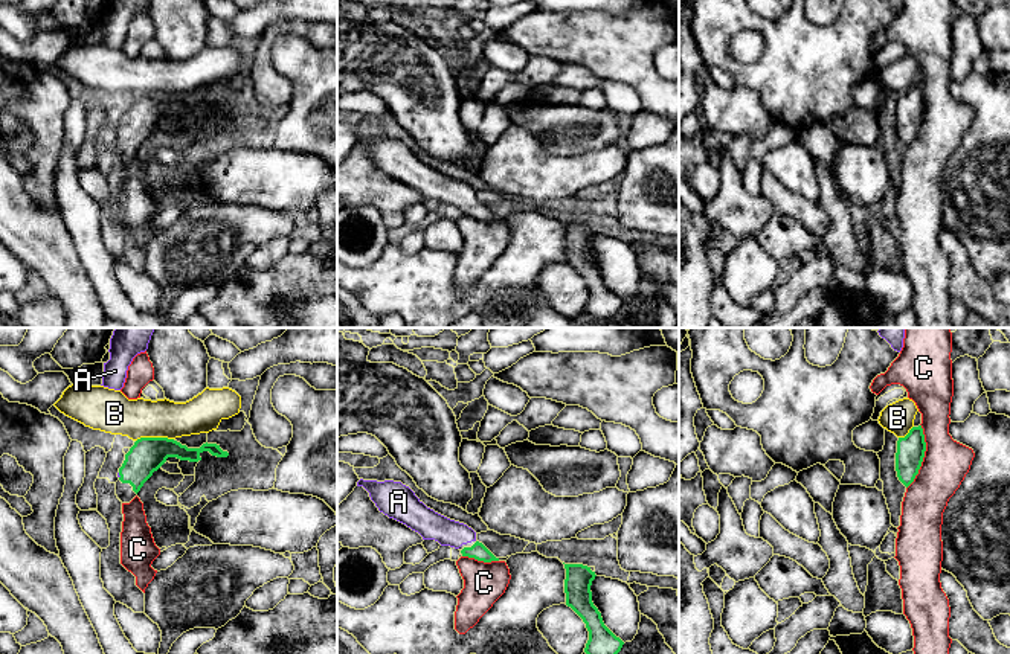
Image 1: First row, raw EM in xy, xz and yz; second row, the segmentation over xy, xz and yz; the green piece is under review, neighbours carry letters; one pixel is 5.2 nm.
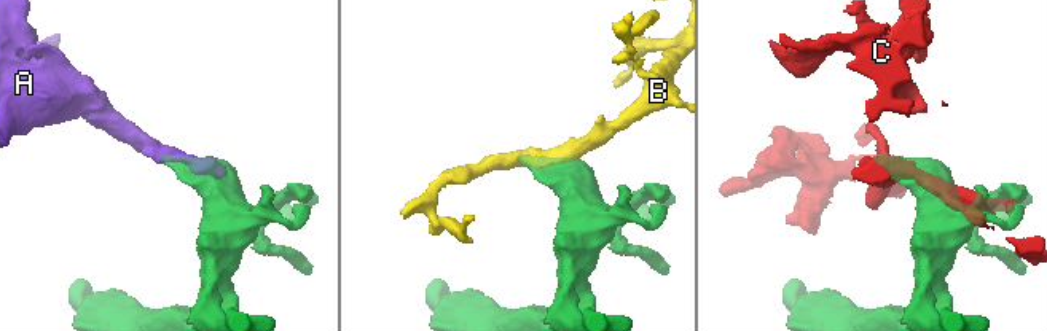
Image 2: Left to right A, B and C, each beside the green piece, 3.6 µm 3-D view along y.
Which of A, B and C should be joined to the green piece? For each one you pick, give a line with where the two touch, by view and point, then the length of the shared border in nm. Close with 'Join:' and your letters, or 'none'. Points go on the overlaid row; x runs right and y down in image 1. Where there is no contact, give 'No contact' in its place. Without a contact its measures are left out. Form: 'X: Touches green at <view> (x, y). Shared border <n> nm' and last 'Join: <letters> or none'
A: Touches green at xy (119, 474). Shared border 30 nm
Join: A

